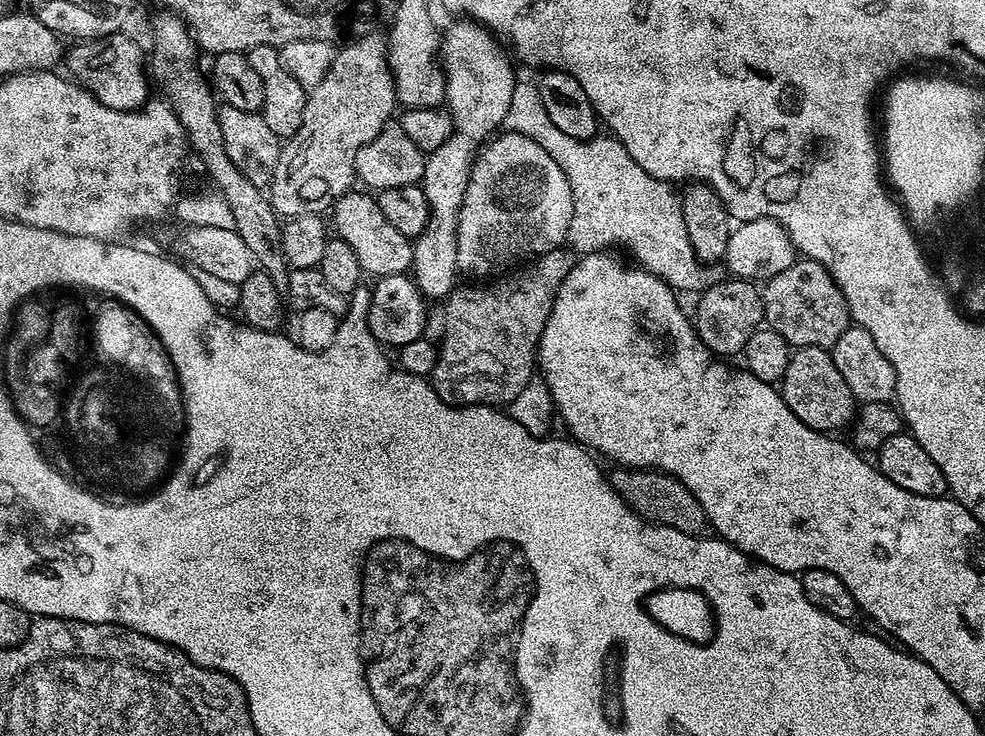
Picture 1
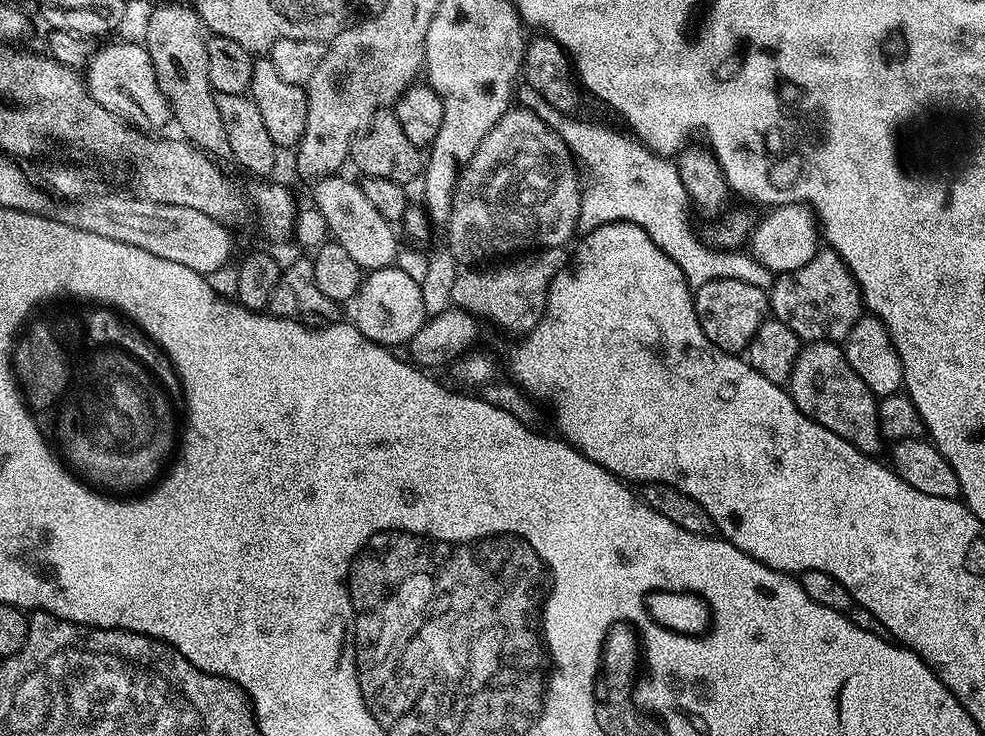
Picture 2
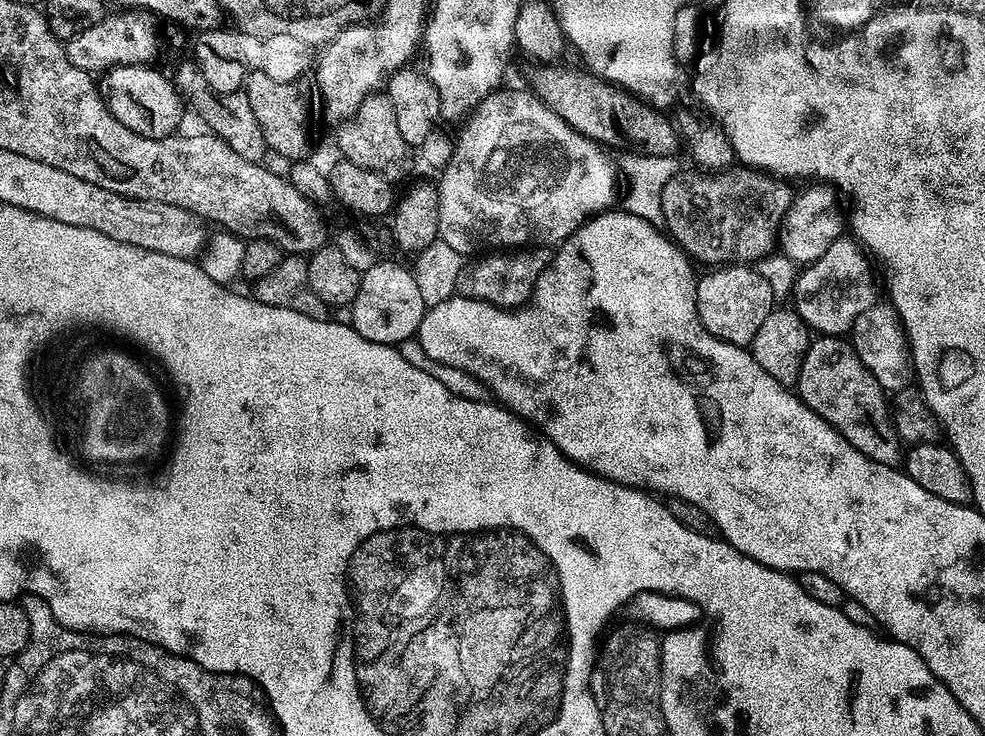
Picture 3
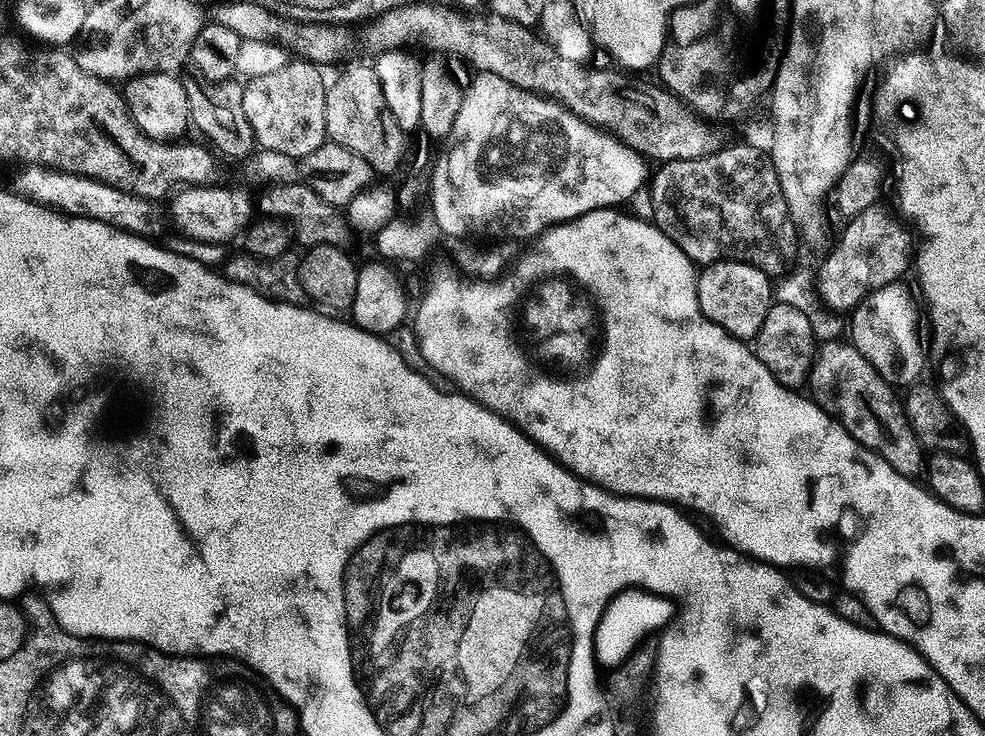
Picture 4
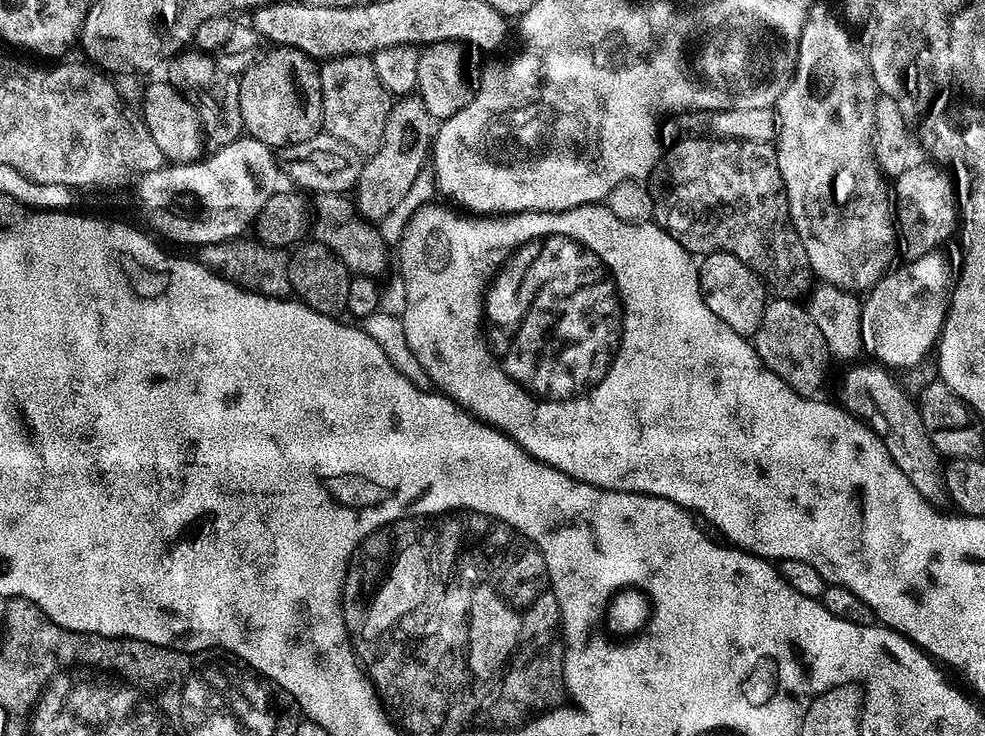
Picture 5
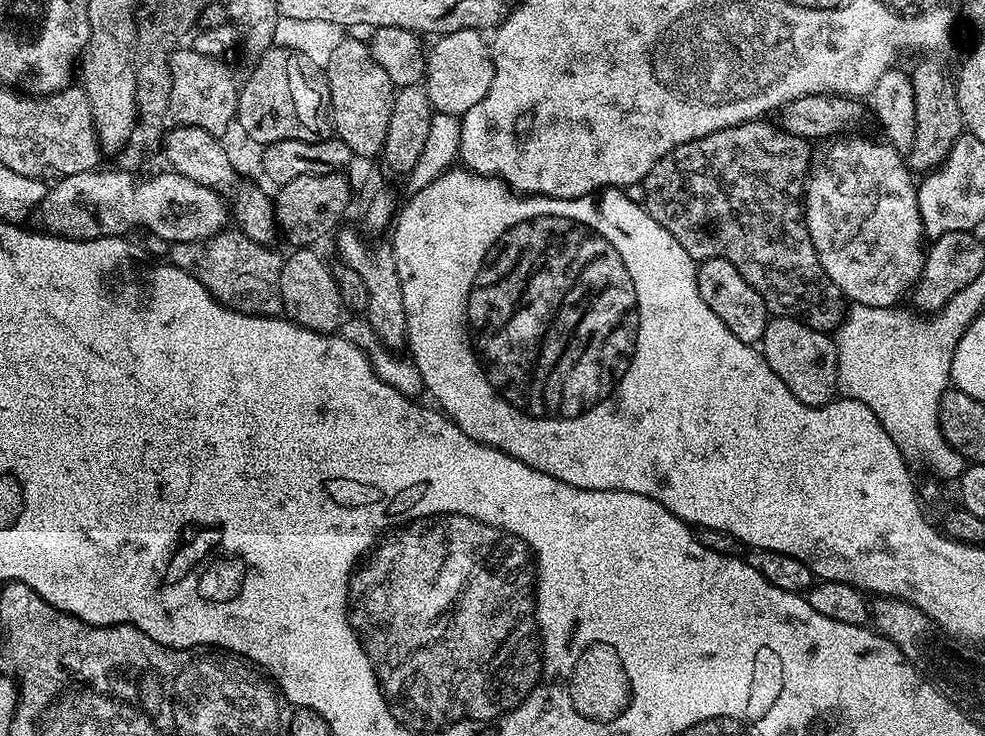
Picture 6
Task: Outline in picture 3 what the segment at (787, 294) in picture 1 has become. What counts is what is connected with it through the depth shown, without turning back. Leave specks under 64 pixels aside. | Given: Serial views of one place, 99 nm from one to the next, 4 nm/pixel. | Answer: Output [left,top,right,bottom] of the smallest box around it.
[794,238,878,337]

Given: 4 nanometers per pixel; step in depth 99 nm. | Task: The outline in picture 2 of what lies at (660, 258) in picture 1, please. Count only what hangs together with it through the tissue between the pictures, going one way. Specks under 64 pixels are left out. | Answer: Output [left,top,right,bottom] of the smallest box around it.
[521,86,762,288]

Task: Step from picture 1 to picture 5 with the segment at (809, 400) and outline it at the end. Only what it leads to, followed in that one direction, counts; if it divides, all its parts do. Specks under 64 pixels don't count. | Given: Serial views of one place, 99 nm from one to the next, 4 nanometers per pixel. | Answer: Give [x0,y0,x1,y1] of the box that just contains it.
[839,366,950,510]

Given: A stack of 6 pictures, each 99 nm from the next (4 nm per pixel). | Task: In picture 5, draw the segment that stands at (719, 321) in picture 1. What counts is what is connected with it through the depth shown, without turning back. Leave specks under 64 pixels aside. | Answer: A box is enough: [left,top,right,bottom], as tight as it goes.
[699,252,769,338]

